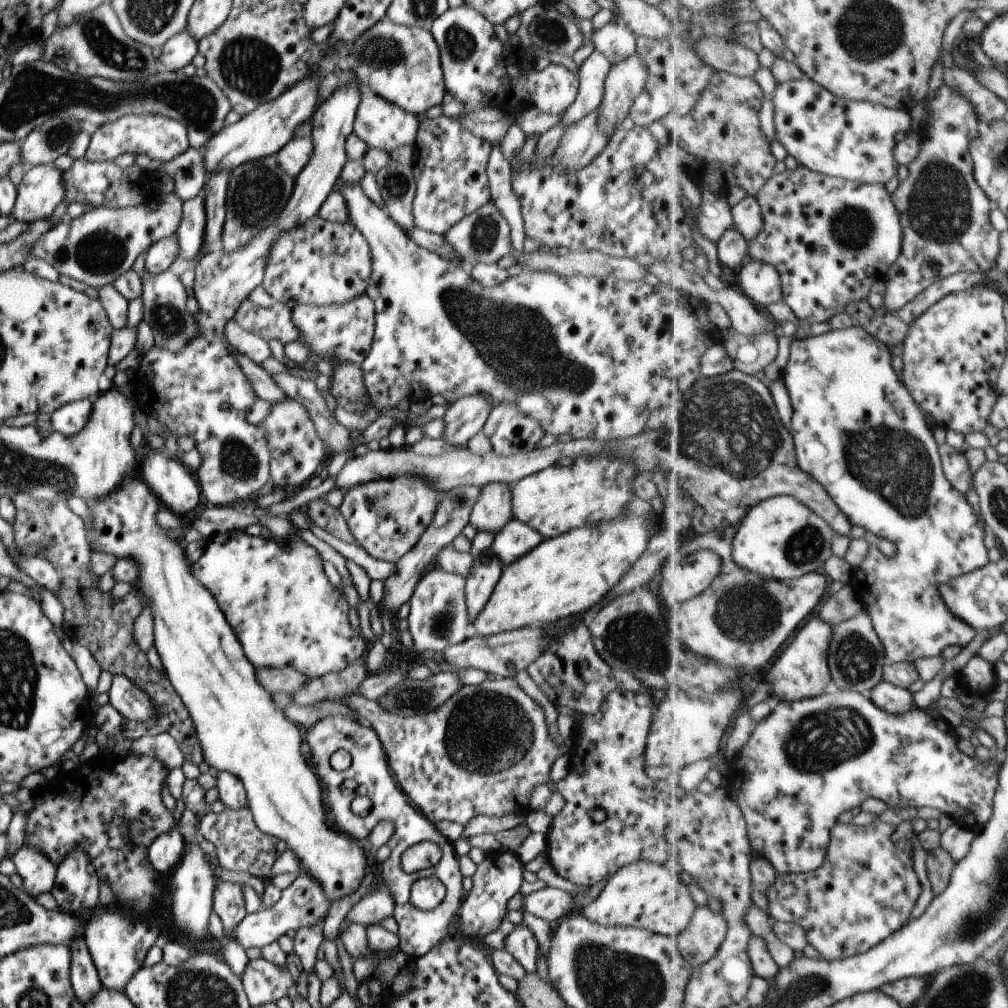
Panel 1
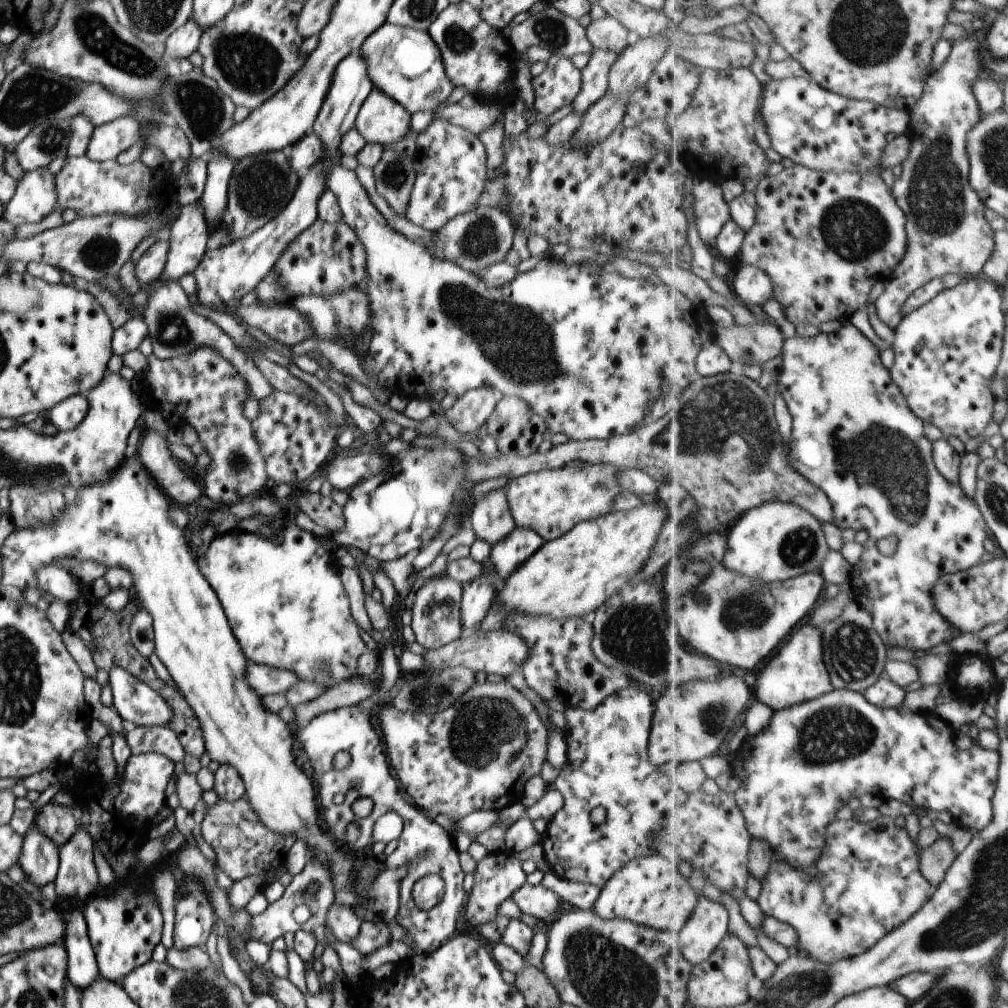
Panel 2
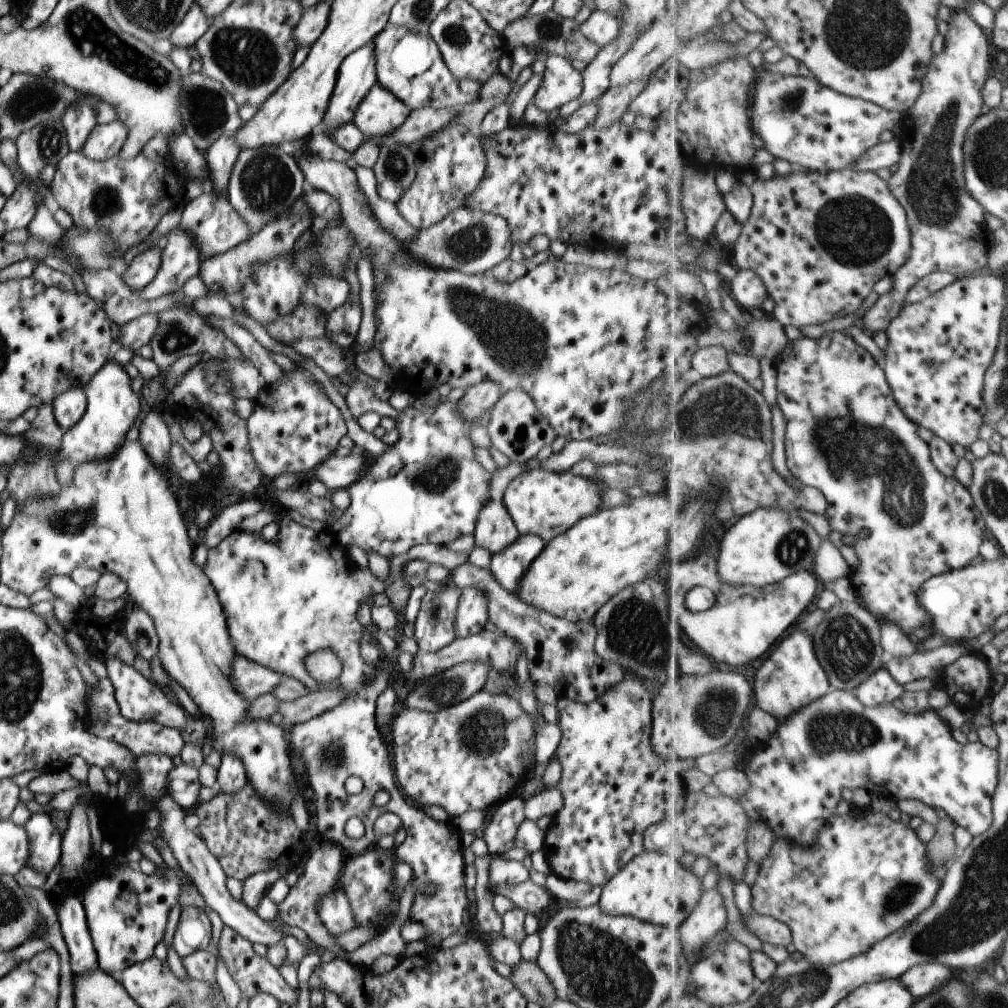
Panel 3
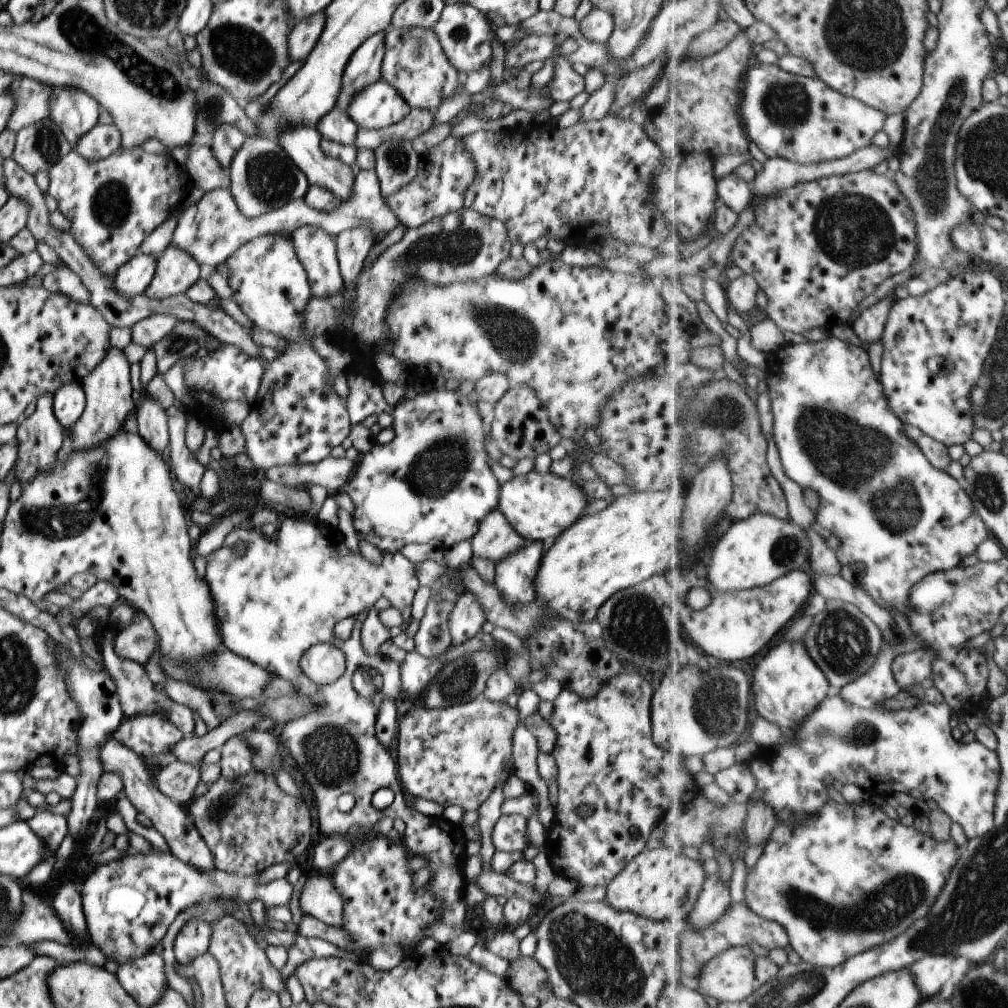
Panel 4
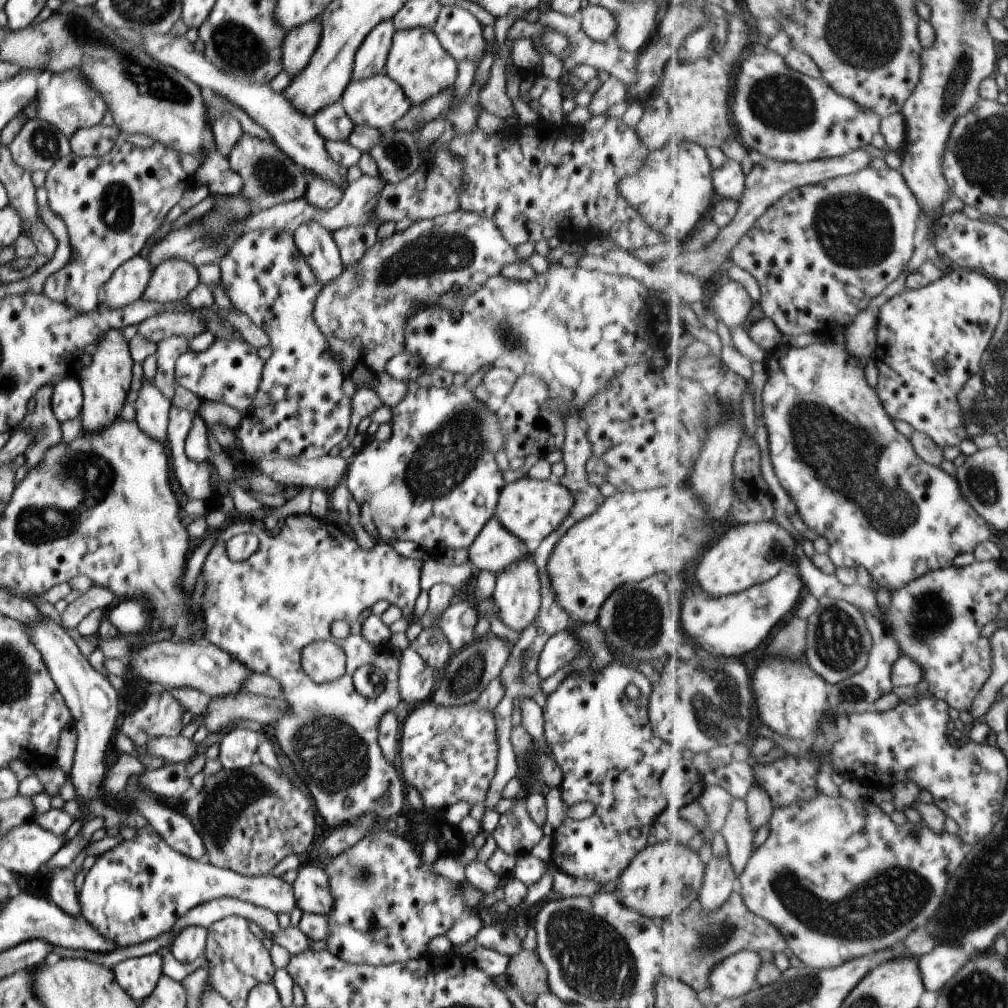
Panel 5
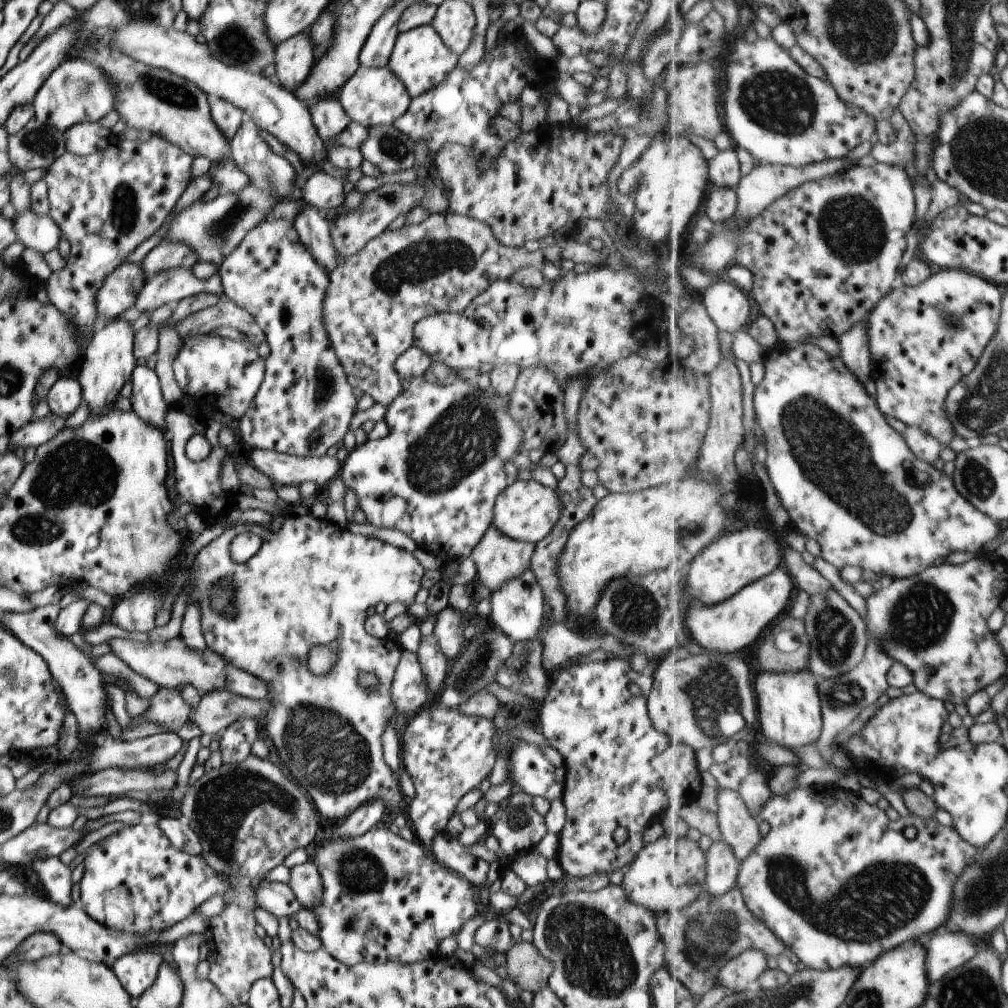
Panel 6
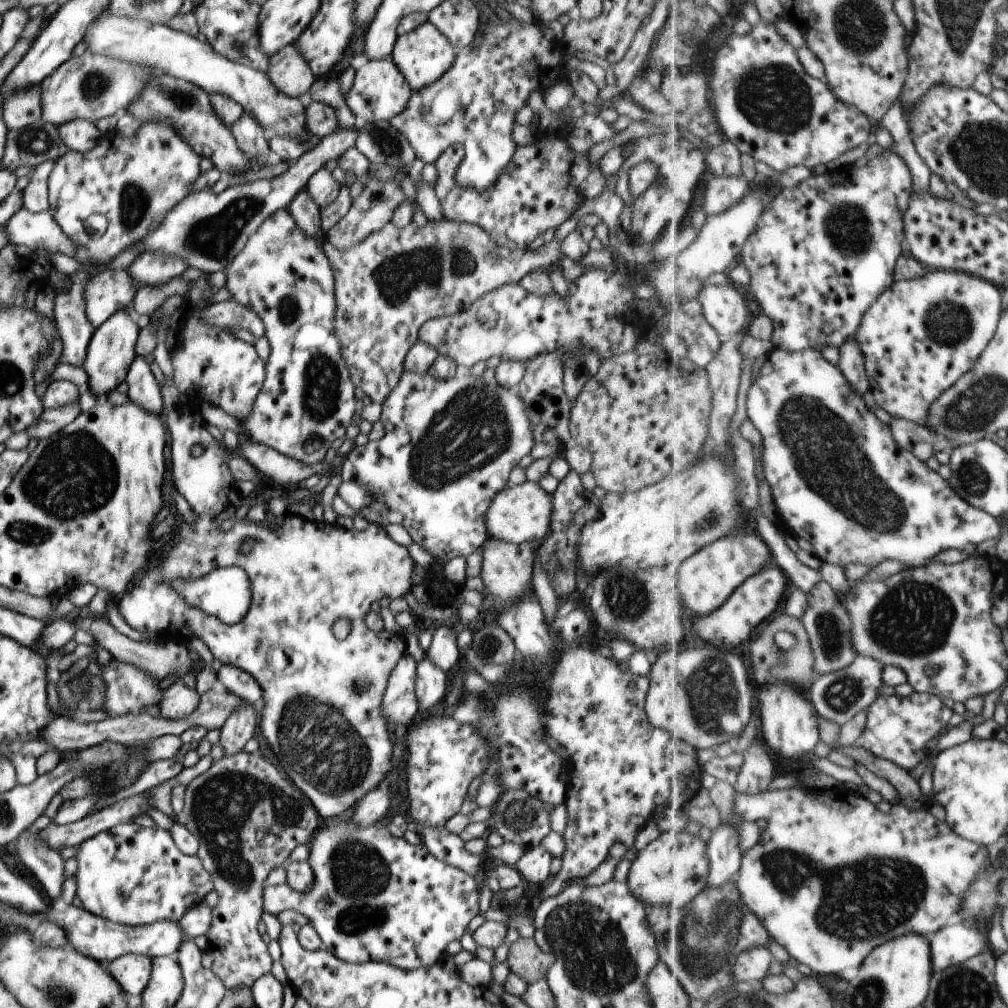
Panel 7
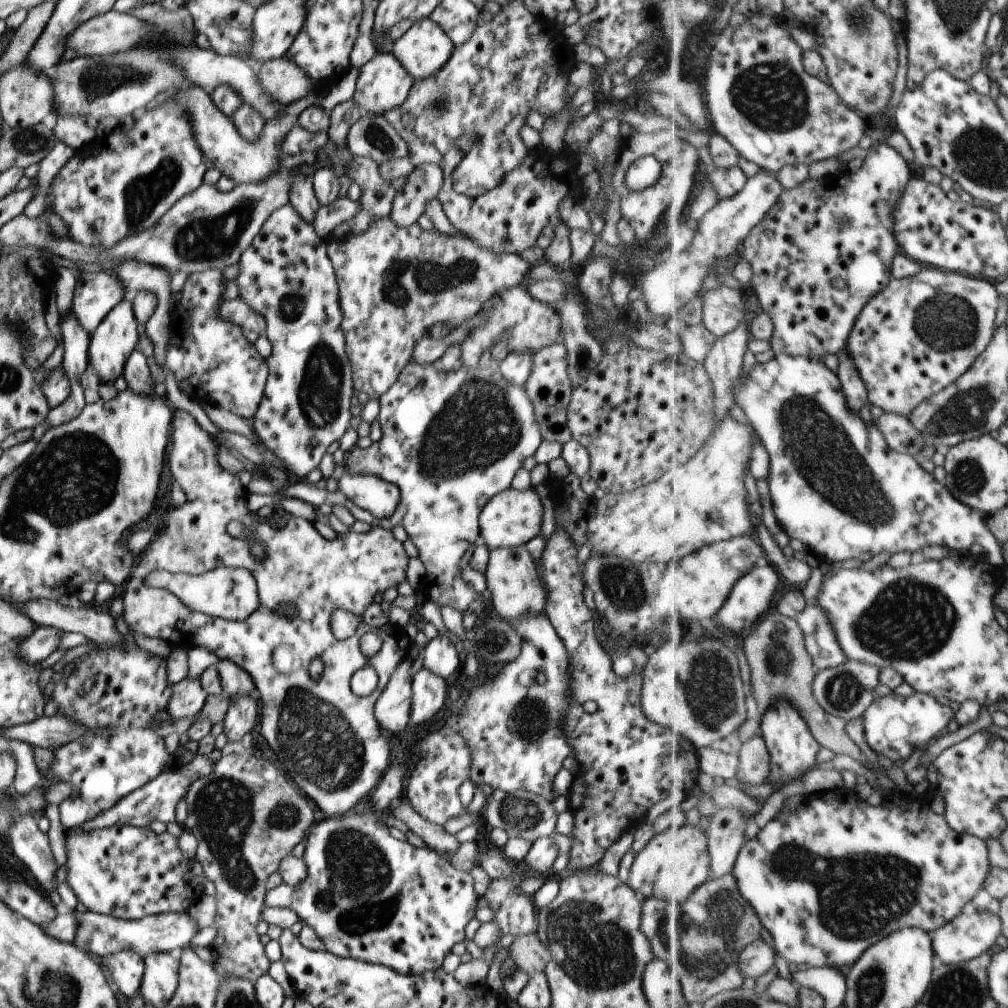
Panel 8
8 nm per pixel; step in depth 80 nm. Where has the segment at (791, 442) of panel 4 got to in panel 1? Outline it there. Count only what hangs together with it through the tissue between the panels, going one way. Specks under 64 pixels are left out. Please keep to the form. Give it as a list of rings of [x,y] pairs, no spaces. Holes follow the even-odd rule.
[[[854,324],[846,329],[832,329],[827,333],[807,339],[795,339],[790,344],[789,352],[789,359],[785,369],[782,370],[781,377],[786,382],[794,406],[790,430],[794,436],[796,458],[800,463],[800,467],[810,475],[813,475],[828,490],[833,500],[853,521],[854,525],[863,526],[877,537],[880,536],[887,539],[896,546],[896,553],[891,557],[885,556],[876,546],[871,546],[867,557],[859,564],[856,579],[856,583],[860,586],[868,586],[869,594],[873,595],[873,598],[869,598],[866,610],[871,615],[889,663],[915,663],[924,658],[940,657],[941,652],[947,646],[953,646],[953,644],[958,644],[962,647],[967,646],[971,640],[975,640],[978,630],[973,628],[968,622],[965,622],[960,616],[952,613],[952,610],[946,605],[940,593],[940,584],[950,584],[956,581],[957,577],[972,573],[990,563],[989,549],[985,546],[986,532],[983,530],[985,521],[983,522],[981,516],[980,518],[977,517],[973,506],[967,502],[967,496],[960,490],[957,490],[957,487],[954,487],[953,483],[949,482],[949,479],[946,477],[940,446],[937,444],[935,436],[933,436],[931,422],[925,418],[925,413],[919,406],[919,403],[909,392],[908,387],[905,386],[900,377],[897,376],[897,372],[893,370],[893,352],[889,350],[889,347],[884,342],[877,340],[859,324]]]

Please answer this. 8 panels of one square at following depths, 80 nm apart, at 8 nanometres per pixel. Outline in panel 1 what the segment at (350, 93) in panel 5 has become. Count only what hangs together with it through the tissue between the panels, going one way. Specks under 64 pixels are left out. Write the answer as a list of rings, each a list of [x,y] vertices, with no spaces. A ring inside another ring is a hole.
[[[362,88],[362,94],[352,124],[352,132],[355,133],[369,149],[379,149],[389,154],[391,150],[399,148],[399,146],[403,146],[403,144],[411,144],[414,146],[418,123],[416,115],[405,112],[398,106],[369,92],[366,88]]]

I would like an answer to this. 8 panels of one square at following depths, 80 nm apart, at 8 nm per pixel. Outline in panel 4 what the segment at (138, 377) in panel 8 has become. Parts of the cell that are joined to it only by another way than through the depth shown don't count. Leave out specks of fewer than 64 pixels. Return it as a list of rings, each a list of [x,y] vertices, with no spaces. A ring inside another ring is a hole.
[[[144,391],[136,404],[134,416],[138,435],[151,450],[161,455],[168,445],[166,414],[165,409],[152,398],[153,394]]]

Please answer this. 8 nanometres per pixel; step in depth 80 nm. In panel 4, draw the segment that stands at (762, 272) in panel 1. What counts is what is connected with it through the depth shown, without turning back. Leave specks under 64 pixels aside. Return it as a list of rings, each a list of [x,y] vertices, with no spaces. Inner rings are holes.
[[[745,273],[745,276],[730,281],[726,289],[728,296],[728,308],[736,313],[747,314],[755,308],[757,292],[760,291],[760,284],[754,276]]]

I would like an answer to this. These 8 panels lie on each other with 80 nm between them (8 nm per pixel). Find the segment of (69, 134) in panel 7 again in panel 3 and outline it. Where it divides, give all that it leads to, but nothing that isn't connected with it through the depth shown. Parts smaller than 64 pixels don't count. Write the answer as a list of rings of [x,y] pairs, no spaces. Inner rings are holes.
[[[119,119],[107,124],[96,124],[85,139],[80,152],[85,158],[94,161],[114,157],[125,142],[127,133],[126,126],[122,125]]]

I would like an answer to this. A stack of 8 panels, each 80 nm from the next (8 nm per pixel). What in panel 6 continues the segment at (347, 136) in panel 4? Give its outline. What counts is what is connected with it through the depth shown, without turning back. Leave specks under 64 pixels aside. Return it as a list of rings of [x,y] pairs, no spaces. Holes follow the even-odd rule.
[[[337,99],[317,101],[308,106],[308,111],[315,132],[324,142],[342,133],[350,121]]]

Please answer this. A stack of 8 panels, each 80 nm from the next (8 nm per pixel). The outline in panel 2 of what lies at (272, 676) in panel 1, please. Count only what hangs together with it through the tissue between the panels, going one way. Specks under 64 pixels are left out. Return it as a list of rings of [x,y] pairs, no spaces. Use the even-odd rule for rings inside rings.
[[[246,662],[246,681],[253,690],[261,696],[274,695],[277,693],[285,694],[299,678],[290,670],[268,667],[265,665]]]

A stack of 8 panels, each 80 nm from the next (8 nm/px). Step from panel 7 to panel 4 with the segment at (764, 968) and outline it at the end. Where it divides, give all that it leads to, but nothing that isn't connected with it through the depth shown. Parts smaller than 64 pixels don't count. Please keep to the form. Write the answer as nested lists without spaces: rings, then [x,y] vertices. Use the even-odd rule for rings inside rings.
[[[733,947],[728,951],[722,952],[709,962],[706,962],[700,973],[694,987],[705,997],[722,1003],[741,1002],[749,998],[756,990],[756,956],[753,950],[748,947]]]

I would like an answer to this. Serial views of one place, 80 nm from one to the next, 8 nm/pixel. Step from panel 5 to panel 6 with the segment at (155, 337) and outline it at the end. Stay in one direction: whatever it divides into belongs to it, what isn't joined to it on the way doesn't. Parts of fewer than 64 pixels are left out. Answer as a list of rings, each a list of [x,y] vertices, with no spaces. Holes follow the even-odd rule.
[[[225,295],[221,296],[217,304],[204,308],[202,311],[188,314],[184,319],[172,323],[169,320],[160,324],[159,331],[173,329],[181,340],[207,335],[218,326],[229,326],[235,328],[244,335],[245,340],[257,346],[265,341],[264,332],[257,326],[253,317],[245,312],[240,306],[231,302]]]

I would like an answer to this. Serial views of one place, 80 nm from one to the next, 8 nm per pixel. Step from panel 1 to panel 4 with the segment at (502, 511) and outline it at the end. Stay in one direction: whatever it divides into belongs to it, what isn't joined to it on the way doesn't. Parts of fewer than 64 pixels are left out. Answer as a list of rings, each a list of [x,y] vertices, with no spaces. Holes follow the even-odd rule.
[[[497,508],[485,514],[477,532],[470,538],[472,556],[490,560],[493,564],[517,550],[523,542],[522,536]]]

